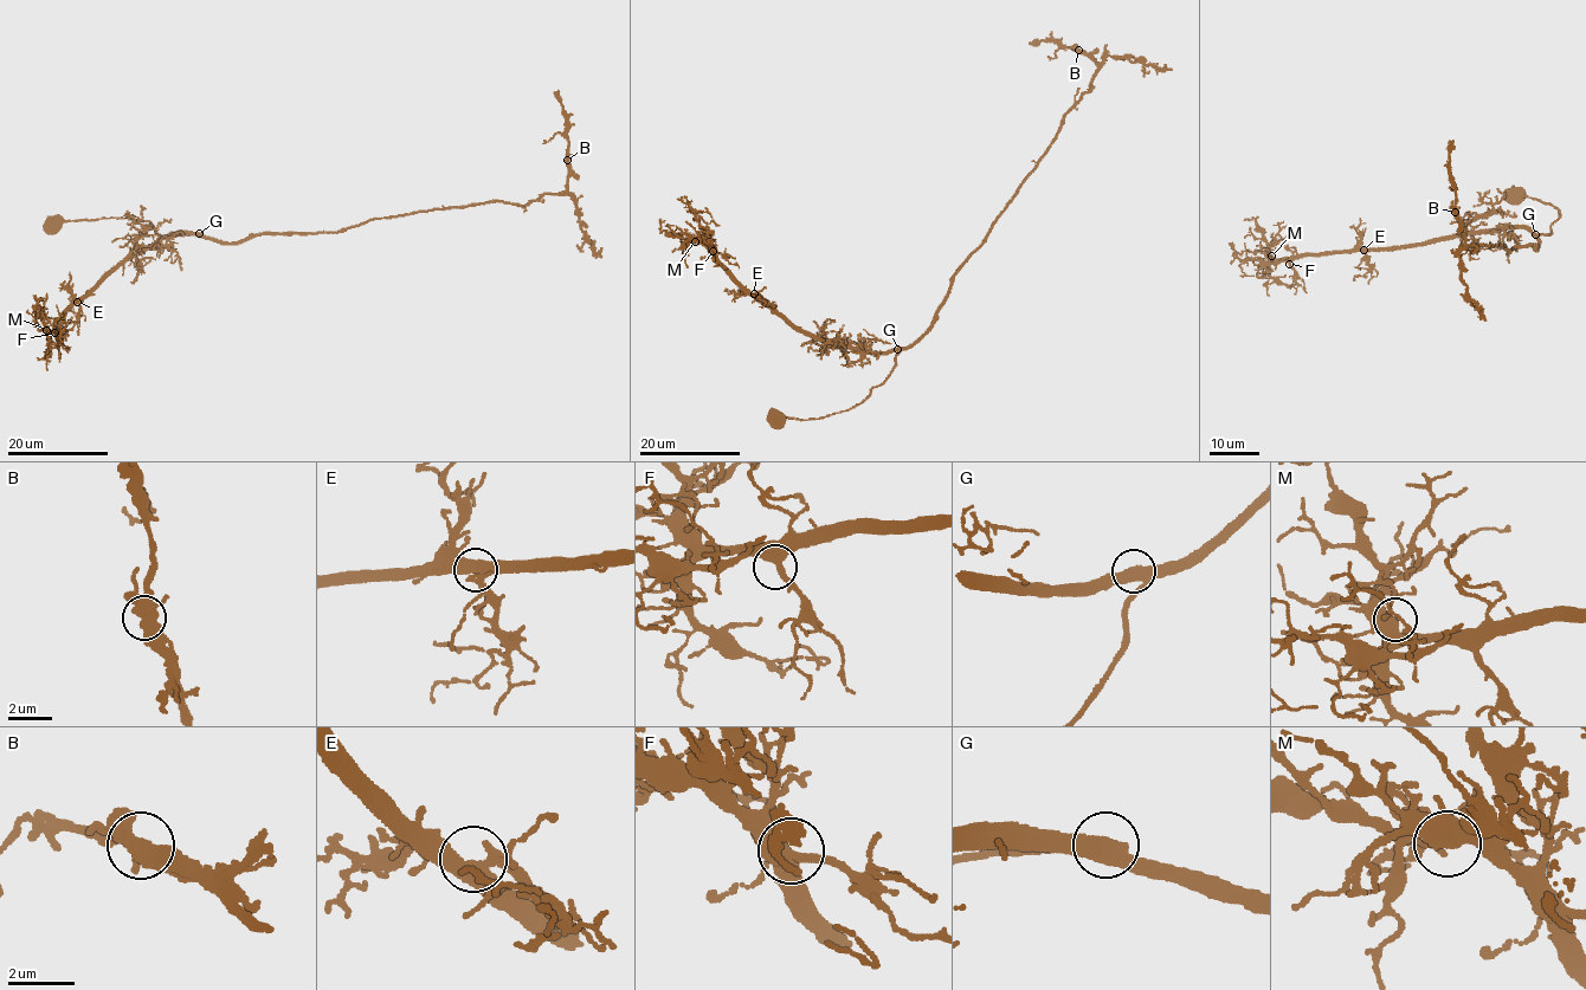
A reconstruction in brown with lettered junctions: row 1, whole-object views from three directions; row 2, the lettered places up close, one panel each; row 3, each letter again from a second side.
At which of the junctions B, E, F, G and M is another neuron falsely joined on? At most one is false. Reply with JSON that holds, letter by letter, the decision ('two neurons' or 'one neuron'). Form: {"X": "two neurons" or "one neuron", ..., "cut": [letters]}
{"B": "one neuron", "E": "one neuron", "F": "one neuron", "G": "one neuron", "M": "one neuron", "cut": []}

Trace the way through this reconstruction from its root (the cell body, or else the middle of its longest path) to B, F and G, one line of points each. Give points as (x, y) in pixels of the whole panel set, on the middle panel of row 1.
B: (778, 418), (824, 418), (859, 405), (926, 334), (954, 276), (1090, 92), (1098, 64), (1078, 50)
F: (778, 418), (824, 418), (859, 405), (891, 370), (897, 353), (858, 353), (795, 331), (743, 292), (713, 251)
G: (778, 418), (824, 418), (859, 405), (891, 370), (897, 348)

